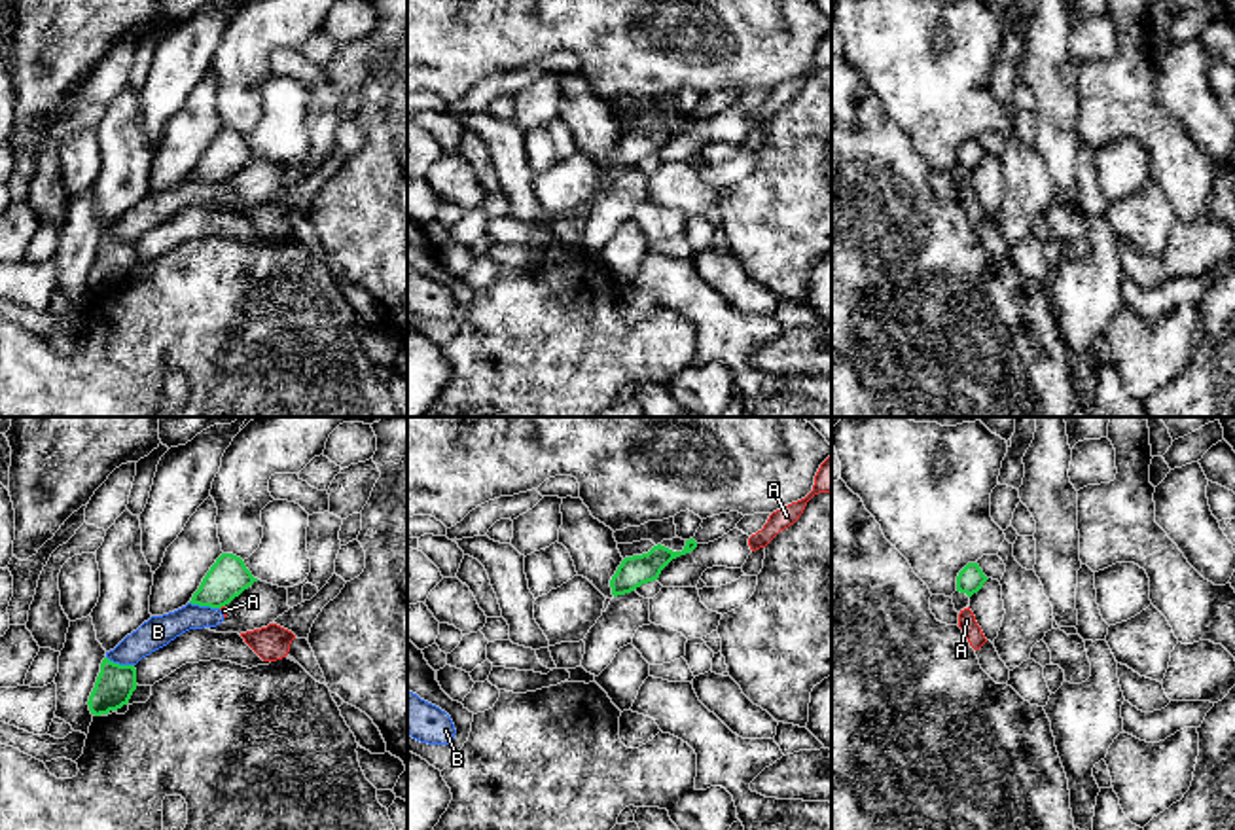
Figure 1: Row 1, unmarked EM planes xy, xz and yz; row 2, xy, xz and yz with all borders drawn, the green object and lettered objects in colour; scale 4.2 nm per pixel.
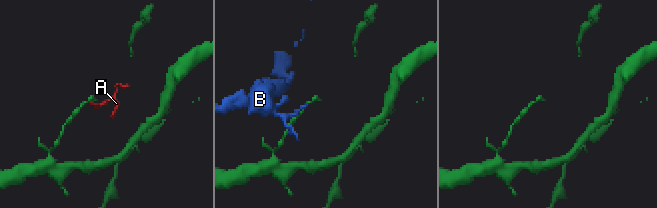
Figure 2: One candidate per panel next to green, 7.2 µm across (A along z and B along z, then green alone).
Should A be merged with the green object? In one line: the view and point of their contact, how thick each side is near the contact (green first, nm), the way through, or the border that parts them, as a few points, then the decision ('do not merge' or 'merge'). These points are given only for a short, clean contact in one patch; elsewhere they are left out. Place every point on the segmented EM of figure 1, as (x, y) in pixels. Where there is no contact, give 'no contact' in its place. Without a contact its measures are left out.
xy (222, 605) | 170/30 nm | along xy (224, 605), (220, 609) | do not merge

